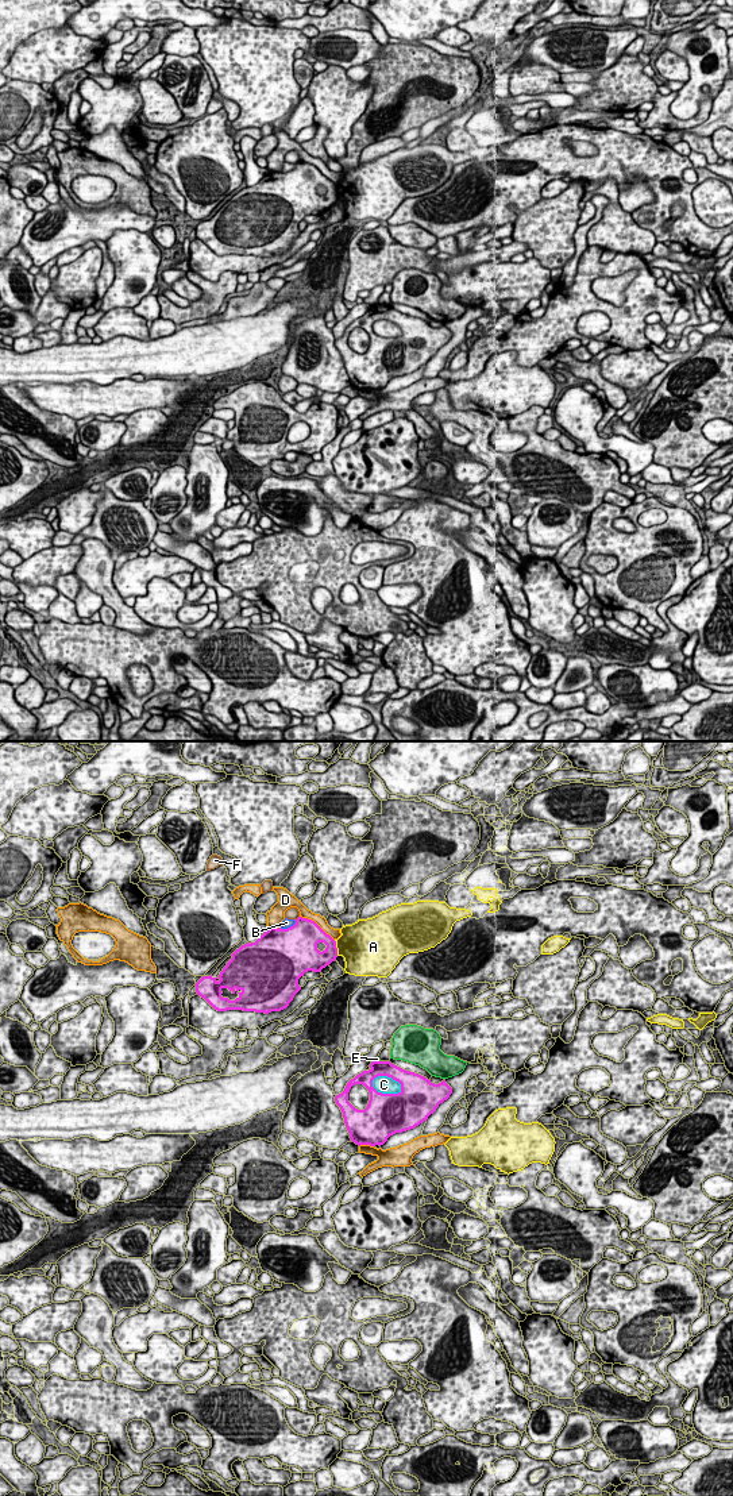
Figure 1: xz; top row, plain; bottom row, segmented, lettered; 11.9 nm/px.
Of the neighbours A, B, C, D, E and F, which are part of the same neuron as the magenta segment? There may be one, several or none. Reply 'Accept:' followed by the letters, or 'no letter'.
Accept: no letter

